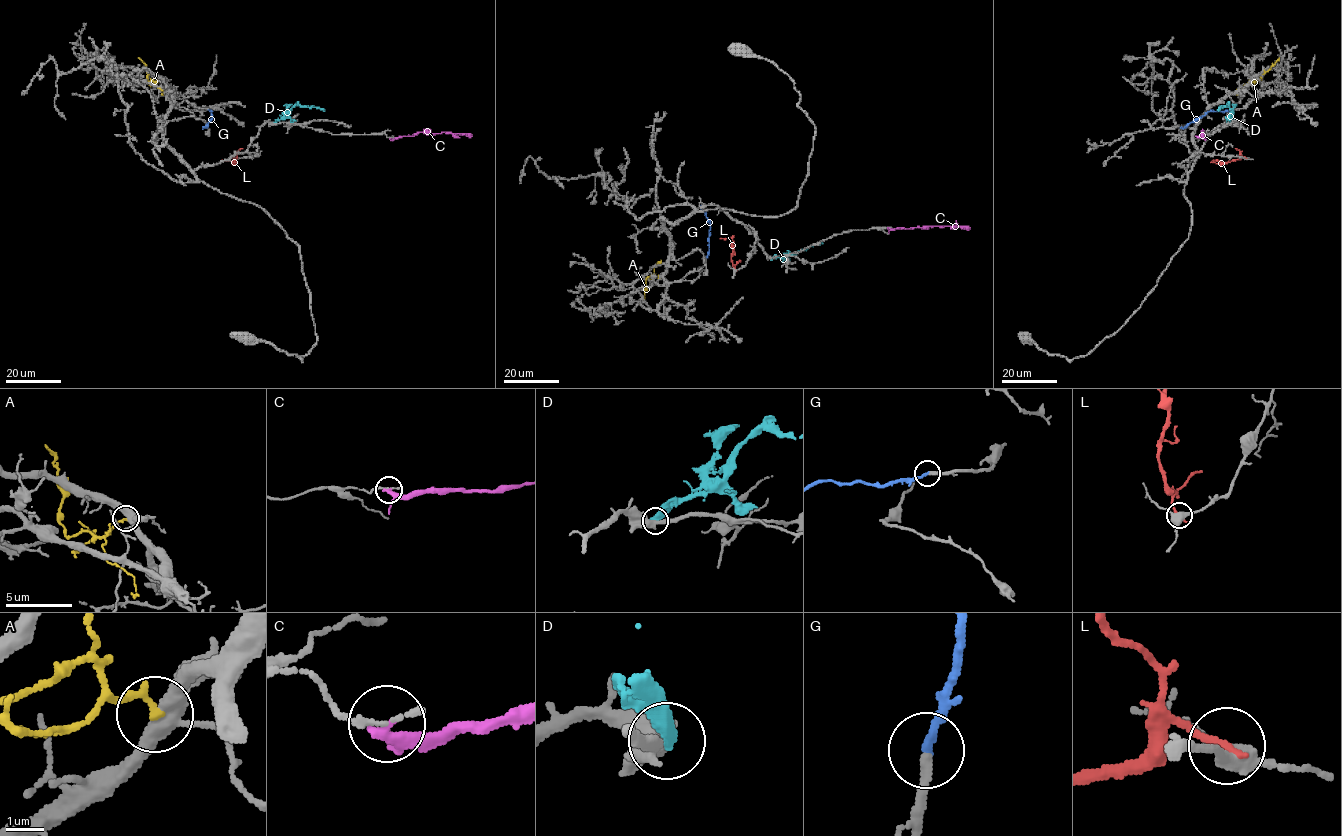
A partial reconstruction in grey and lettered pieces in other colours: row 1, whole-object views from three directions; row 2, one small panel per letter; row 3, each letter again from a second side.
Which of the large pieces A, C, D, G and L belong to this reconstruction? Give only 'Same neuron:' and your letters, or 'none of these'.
Same neuron: G

